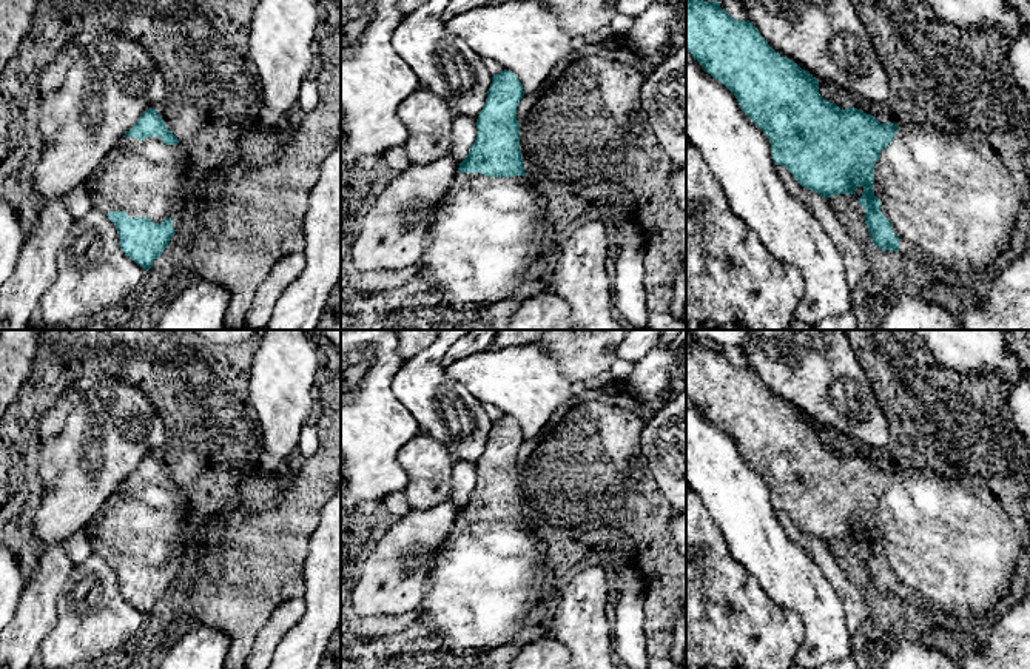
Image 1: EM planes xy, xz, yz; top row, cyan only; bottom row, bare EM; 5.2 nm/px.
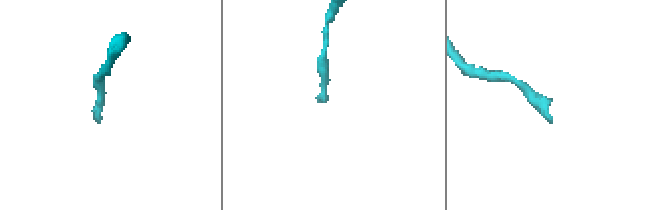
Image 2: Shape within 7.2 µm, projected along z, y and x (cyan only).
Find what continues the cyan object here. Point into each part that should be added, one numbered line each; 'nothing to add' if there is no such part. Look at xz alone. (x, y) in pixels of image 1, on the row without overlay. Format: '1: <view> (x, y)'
1: xz (486, 577)

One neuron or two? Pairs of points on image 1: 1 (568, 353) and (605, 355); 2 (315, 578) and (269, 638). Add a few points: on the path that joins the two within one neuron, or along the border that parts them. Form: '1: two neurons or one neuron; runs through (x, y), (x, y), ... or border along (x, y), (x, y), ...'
1: one neuron; runs through (577, 353), (595, 353)
2: two neurons; border along (304, 597), (304, 614), (289, 631)

